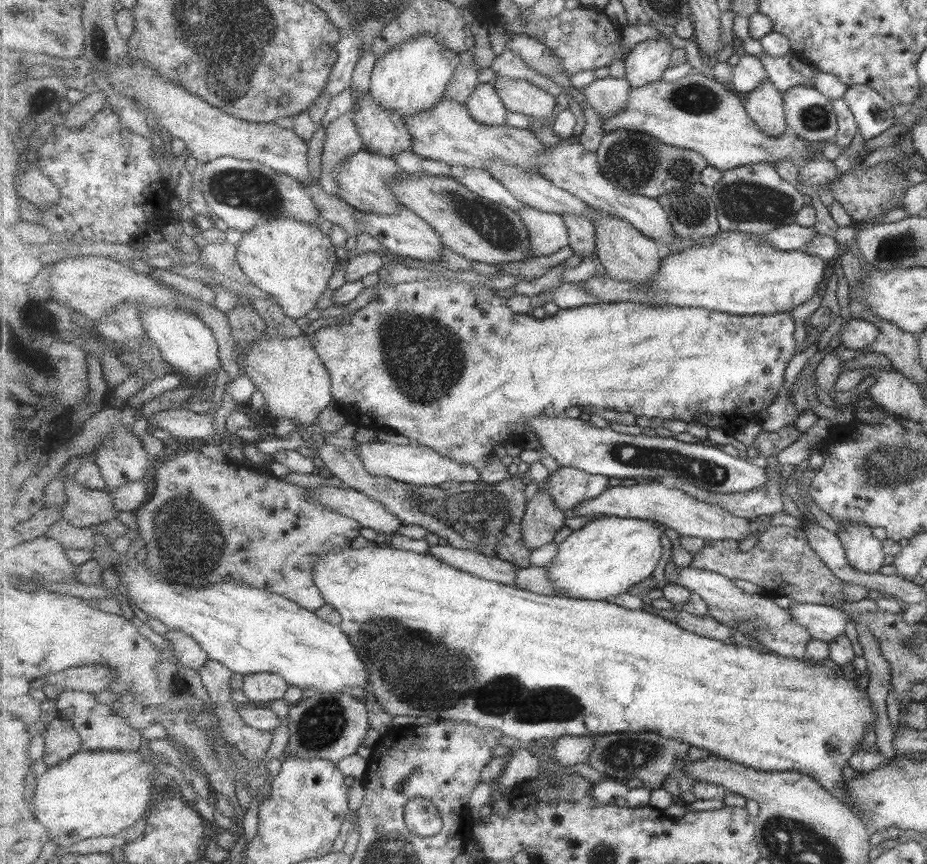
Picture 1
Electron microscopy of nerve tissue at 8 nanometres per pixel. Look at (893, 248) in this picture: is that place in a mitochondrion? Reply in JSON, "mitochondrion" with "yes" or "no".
{"mitochondrion":"yes"}

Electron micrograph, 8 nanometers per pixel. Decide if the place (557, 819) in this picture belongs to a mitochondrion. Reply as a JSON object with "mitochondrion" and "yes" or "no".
{"mitochondrion":"no"}

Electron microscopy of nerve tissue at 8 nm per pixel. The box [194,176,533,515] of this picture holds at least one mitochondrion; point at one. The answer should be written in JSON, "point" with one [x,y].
{"point":[424,359]}

